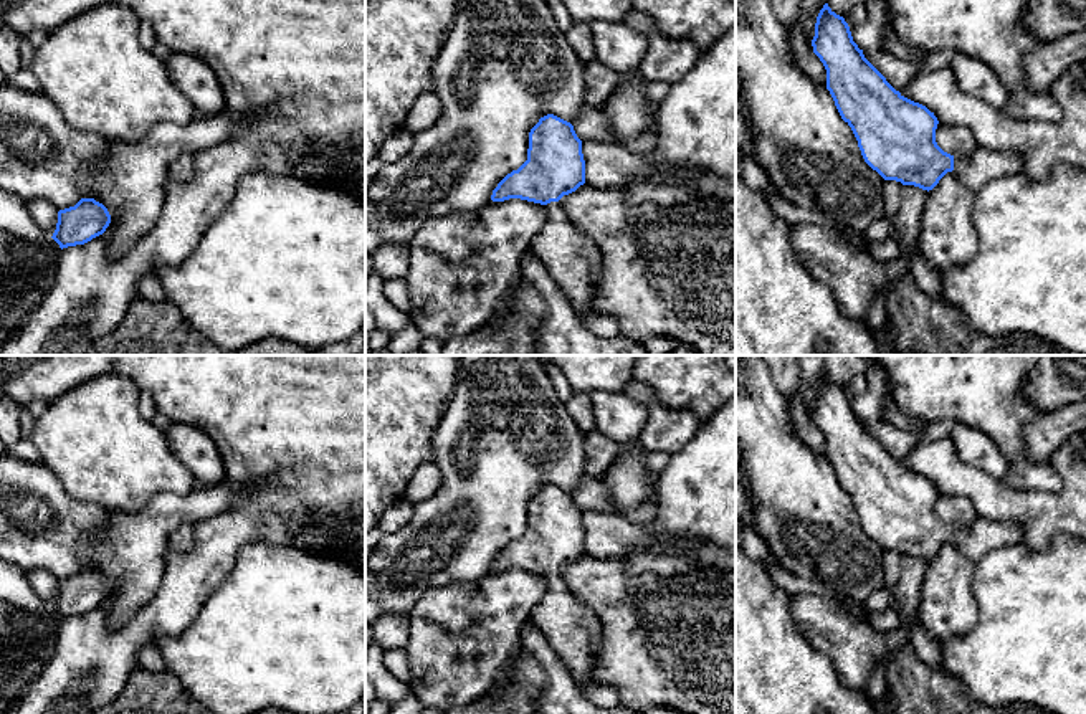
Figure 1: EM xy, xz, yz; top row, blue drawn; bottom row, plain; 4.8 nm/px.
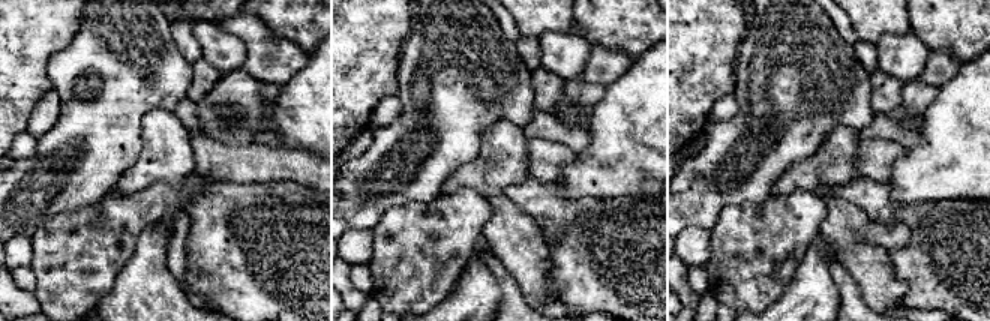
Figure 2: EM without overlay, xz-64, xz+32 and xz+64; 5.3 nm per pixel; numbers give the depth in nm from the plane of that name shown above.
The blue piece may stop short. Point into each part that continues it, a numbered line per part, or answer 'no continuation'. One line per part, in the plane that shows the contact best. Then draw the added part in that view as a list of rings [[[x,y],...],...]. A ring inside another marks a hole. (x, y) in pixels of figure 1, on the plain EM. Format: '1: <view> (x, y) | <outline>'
1: yz (984, 536) | [[[977,517],[972,526],[954,527],[954,545],[972,562],[1007,545],[1025,544],[1023,529],[1012,521]]]

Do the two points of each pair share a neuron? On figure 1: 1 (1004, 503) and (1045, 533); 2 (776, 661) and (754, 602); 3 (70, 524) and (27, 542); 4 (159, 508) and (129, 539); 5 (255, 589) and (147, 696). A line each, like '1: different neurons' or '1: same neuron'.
1: same neuron
2: same neuron
3: same neuron
4: same neuron
5: different neurons

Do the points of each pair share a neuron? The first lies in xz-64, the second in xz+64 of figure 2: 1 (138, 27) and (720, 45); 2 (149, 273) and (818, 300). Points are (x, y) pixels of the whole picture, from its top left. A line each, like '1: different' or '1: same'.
1: different
2: different

